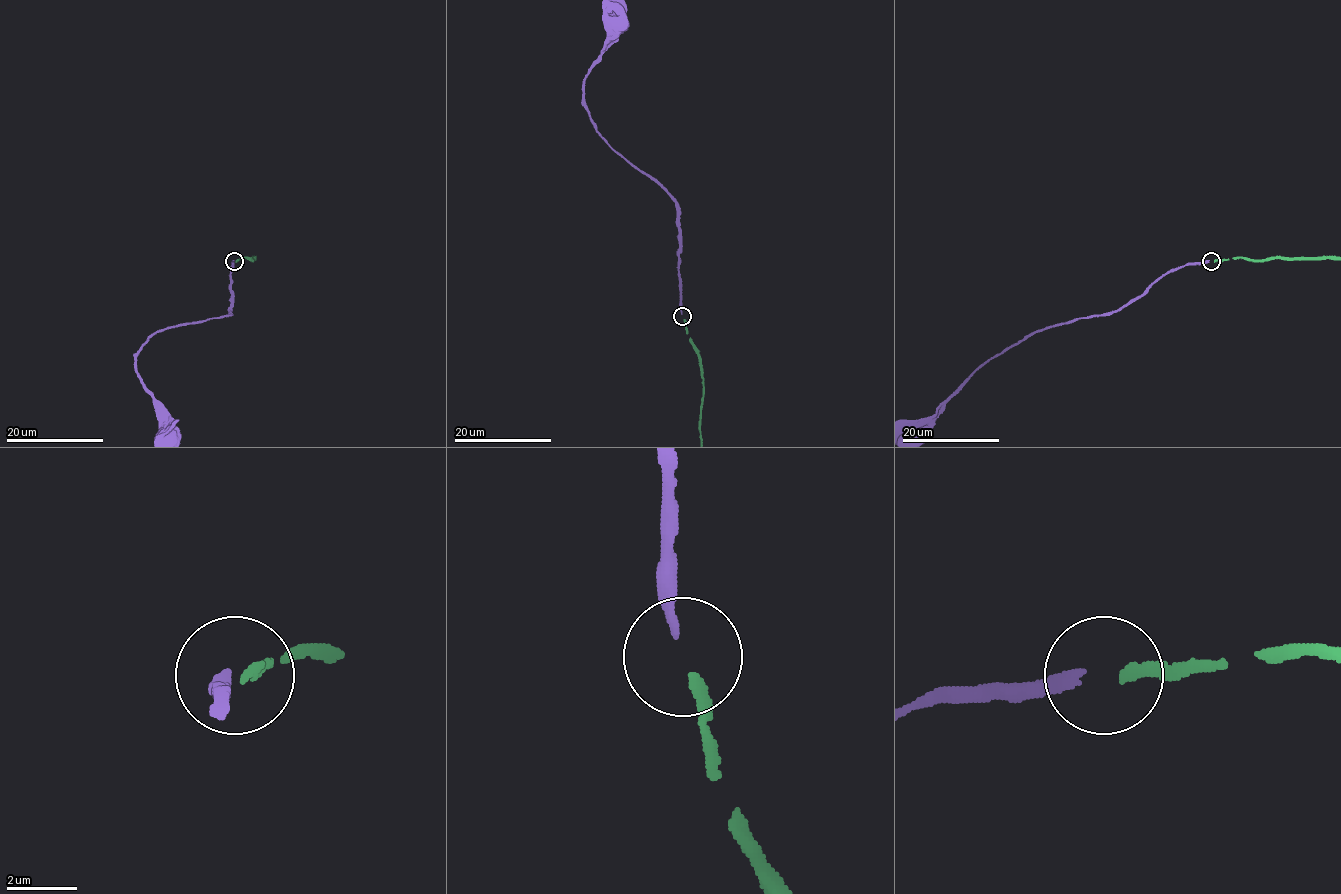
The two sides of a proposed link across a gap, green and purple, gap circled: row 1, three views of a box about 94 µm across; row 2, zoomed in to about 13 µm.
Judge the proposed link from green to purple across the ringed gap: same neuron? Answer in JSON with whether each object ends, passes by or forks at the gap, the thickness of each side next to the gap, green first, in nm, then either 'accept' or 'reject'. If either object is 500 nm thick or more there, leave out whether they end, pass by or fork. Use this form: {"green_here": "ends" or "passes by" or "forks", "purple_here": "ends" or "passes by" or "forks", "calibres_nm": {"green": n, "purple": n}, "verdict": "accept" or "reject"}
{"green_here": "ends", "purple_here": "ends", "calibres_nm": {"green": 280, "purple": 280}, "verdict": "accept"}

